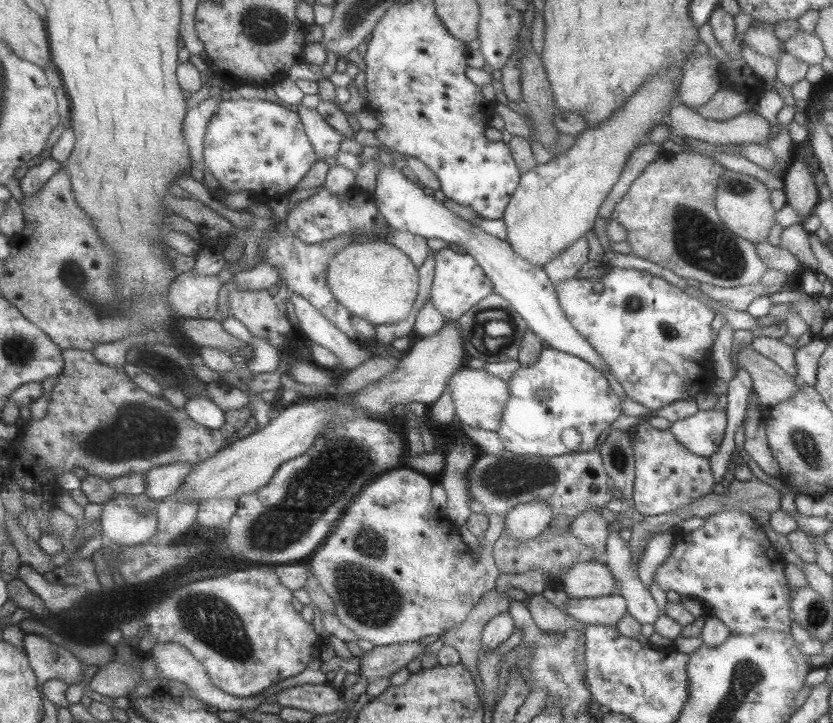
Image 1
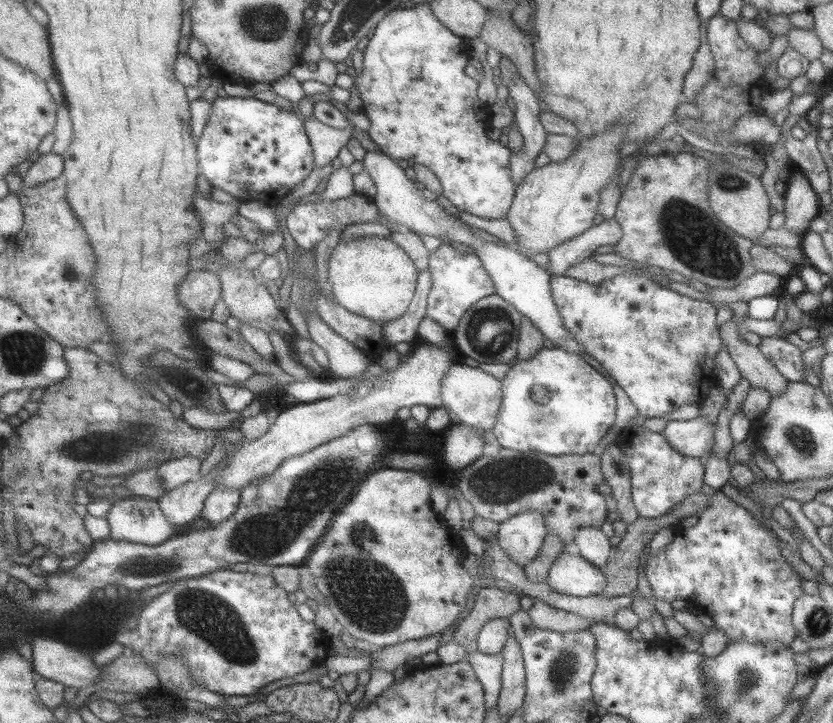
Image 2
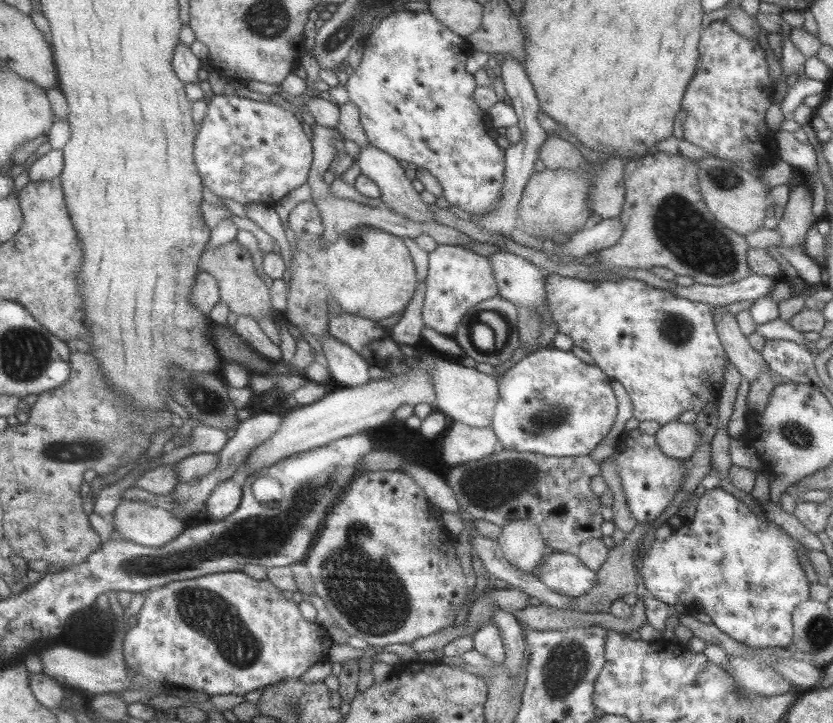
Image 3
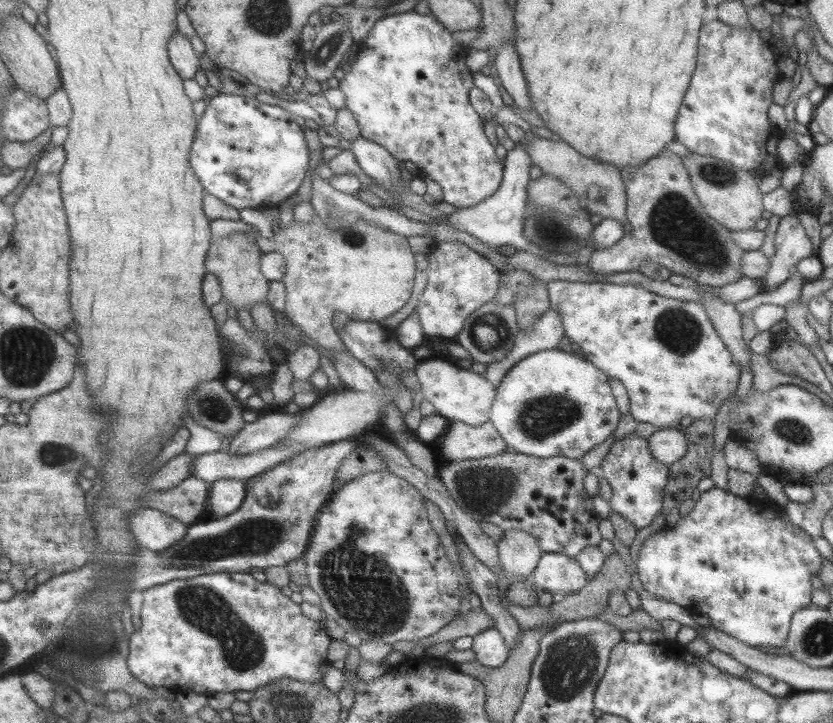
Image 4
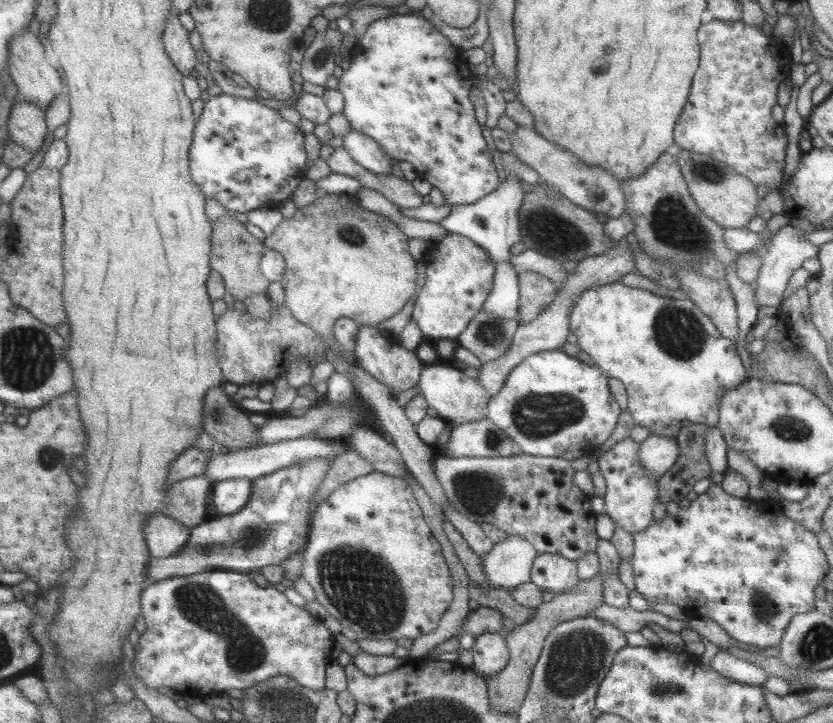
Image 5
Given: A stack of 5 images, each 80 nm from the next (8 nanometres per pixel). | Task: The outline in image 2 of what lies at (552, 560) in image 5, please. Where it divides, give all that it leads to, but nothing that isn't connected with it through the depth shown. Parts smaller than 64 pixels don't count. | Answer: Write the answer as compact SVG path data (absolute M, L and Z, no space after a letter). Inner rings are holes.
M563 552L551 564L546 583L558 594L577 597L599 595L605 588L605 576L601 570L579 554L571 556Z

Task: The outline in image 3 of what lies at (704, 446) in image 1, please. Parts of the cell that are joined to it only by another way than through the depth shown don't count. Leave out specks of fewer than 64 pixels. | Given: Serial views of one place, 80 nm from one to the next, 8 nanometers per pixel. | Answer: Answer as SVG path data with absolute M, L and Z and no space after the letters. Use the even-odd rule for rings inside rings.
M678 420L661 425L654 435L663 454L681 460L689 458L702 440L694 423L685 424Z

